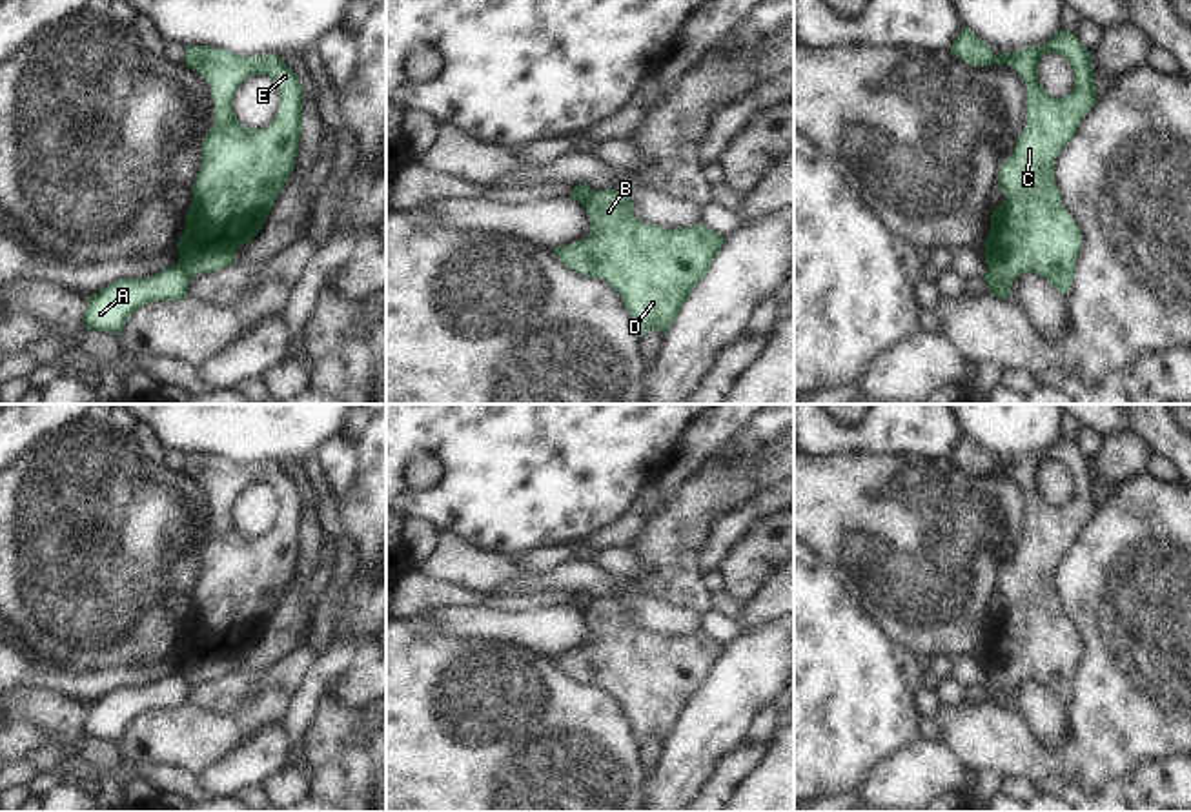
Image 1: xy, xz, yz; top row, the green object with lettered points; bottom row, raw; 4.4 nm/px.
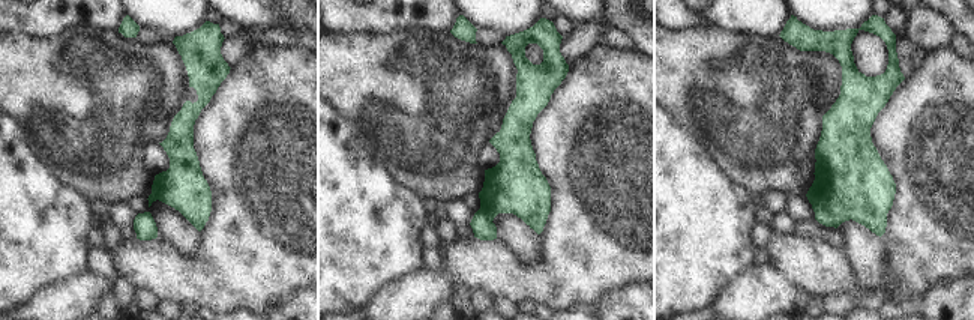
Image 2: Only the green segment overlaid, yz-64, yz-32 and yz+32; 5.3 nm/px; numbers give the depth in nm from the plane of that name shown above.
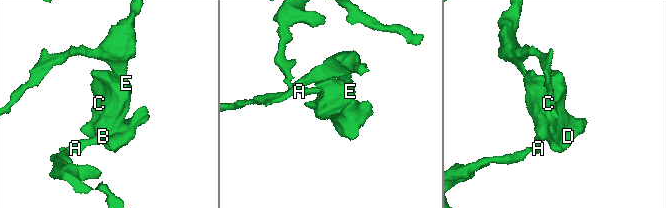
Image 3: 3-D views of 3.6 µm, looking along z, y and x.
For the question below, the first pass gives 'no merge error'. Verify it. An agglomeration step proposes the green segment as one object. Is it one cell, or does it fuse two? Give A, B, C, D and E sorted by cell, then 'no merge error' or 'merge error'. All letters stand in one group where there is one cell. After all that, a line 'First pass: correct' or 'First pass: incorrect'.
A / B C D E; merge error
First pass: incorrect

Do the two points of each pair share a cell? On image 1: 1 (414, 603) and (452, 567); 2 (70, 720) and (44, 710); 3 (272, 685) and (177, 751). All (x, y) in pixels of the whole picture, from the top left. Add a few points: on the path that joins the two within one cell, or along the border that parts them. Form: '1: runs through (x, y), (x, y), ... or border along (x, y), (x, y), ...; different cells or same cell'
1: border along (414, 568), (427, 570), (432, 576), (479, 594); different cells
2: runs through (64, 716), (50, 710); same cell
3: runs through (255, 710), (237, 729), (203, 738); same cell

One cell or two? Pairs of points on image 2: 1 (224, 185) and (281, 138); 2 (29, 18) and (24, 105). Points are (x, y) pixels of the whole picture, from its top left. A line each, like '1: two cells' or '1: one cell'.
1: one cell
2: two cells

